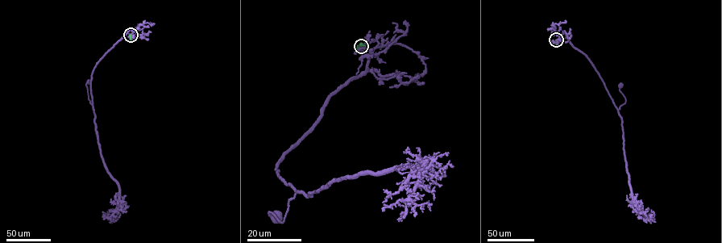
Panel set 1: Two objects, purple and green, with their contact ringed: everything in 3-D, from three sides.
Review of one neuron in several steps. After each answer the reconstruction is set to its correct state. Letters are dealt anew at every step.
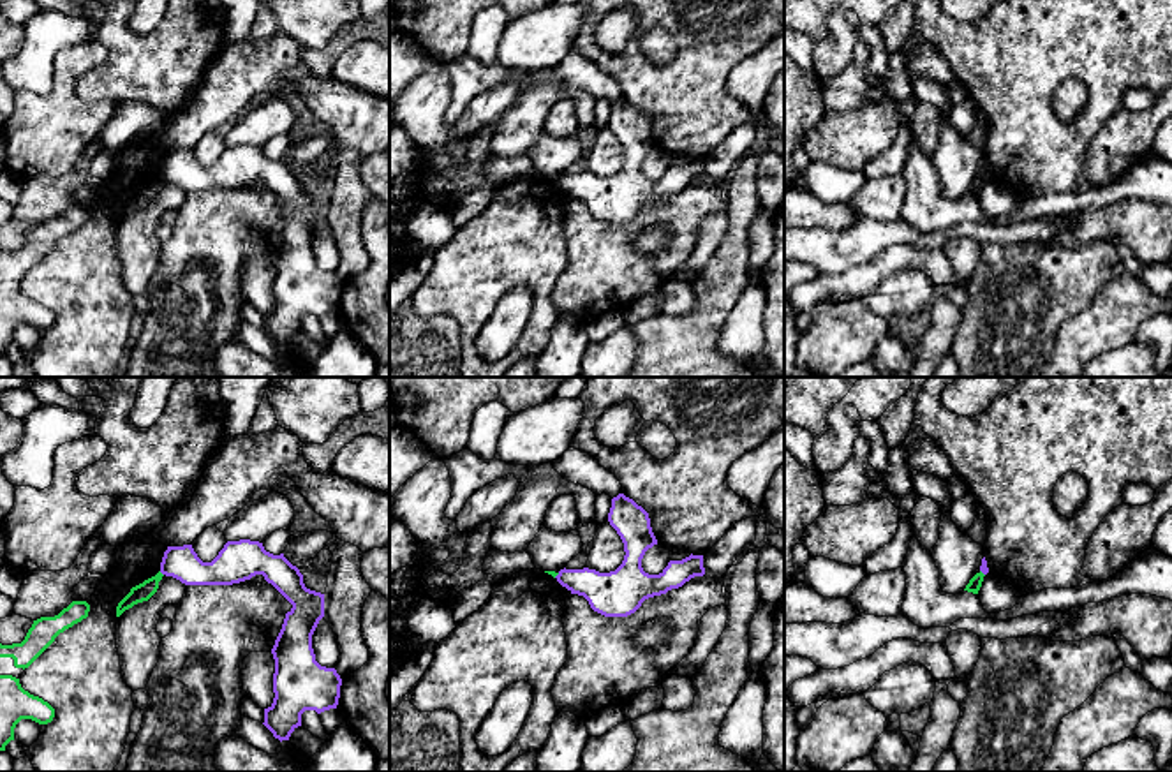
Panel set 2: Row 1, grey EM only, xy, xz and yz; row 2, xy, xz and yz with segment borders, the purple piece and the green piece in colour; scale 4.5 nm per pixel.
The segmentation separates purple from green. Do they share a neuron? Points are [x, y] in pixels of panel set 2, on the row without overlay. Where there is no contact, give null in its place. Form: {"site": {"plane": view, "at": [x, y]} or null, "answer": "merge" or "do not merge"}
{"site": {"plane": "xz", "at": [557, 180]}, "answer": "do not merge"}

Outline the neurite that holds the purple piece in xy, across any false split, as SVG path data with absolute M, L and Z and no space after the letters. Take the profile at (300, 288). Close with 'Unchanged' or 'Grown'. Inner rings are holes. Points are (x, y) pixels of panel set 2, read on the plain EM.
M240 145L227 146L211 167L203 167L192 150L167 152L160 167L160 178L173 182L185 190L233 190L263 180L291 210L286 219L282 234L271 254L275 264L273 278L273 308L264 314L264 331L275 344L289 345L291 338L301 331L301 319L315 315L317 319L337 314L342 284L335 273L321 271L312 254L312 240L324 222L324 199L310 196L303 189L303 180L293 171L284 159L273 160L264 155L263 148Z. Unchanged

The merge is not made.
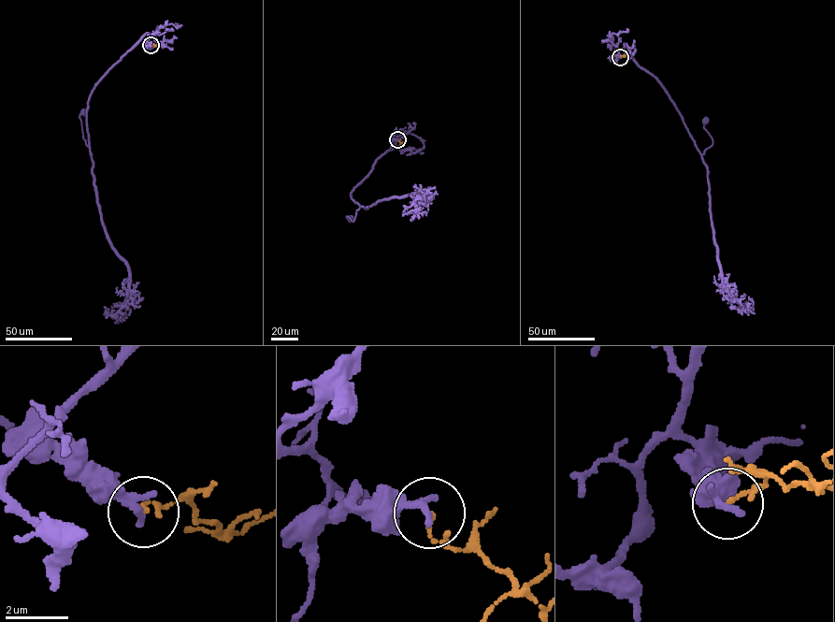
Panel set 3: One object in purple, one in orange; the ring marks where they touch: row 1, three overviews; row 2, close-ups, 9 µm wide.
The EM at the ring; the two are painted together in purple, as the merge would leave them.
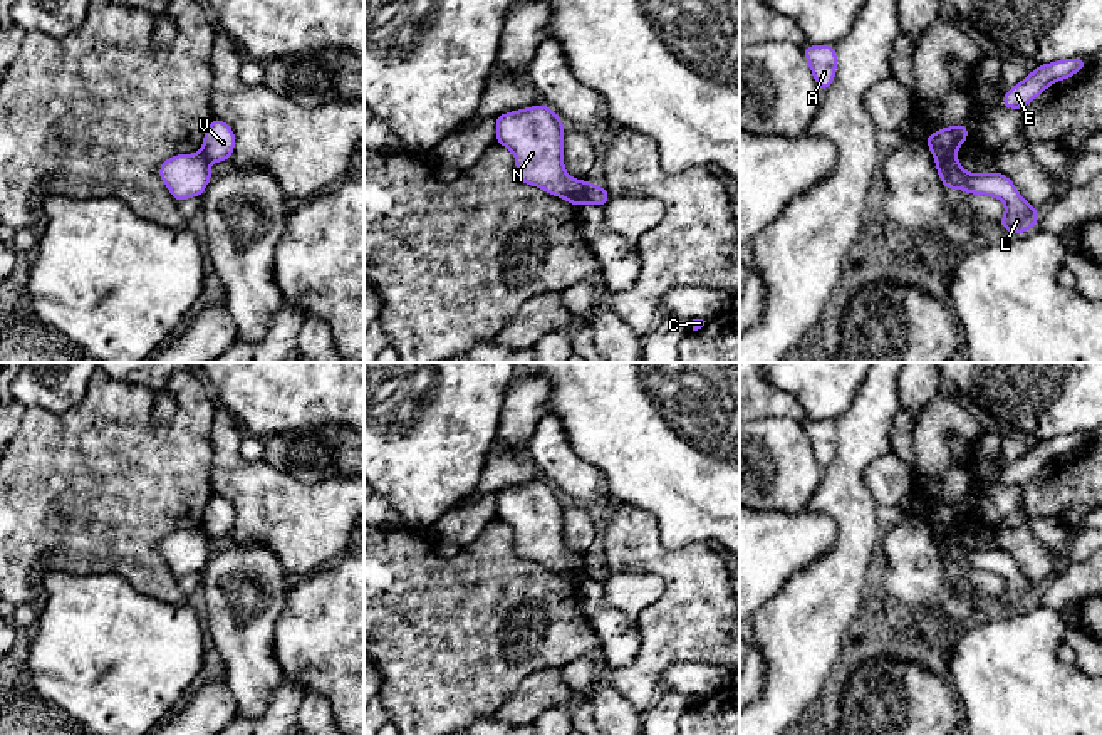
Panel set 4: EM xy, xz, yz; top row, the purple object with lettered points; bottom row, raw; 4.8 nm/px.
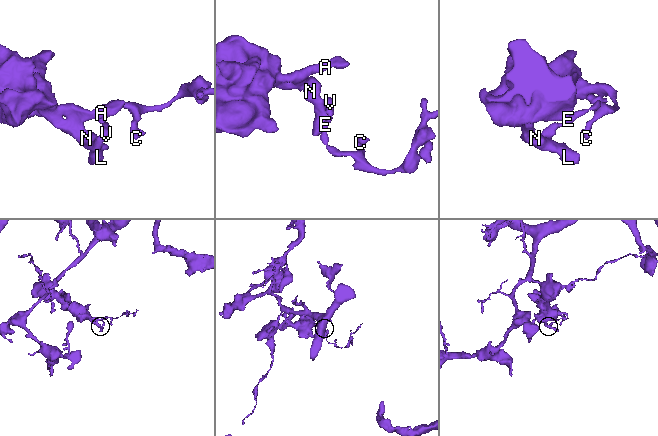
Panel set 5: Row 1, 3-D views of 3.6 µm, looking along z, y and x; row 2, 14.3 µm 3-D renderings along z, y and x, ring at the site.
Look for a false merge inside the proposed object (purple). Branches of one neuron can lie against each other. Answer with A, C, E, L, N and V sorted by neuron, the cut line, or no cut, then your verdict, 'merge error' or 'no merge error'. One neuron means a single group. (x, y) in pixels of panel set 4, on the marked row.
groups A L N / C E V; cut xz (582, 182), (582, 198), (586, 202); merge error

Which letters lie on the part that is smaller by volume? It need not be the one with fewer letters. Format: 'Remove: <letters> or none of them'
Remove: C, E, V

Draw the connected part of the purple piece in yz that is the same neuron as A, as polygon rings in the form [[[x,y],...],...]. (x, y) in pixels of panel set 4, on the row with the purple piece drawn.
[[[807,45],[803,49],[817,86],[825,92],[835,77],[837,55],[834,45]]]

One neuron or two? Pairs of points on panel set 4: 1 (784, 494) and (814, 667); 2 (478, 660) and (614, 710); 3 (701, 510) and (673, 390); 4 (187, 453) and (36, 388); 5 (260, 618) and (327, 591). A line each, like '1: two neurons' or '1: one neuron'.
1: two neurons
2: one neuron
3: one neuron
4: two neurons
5: two neurons

